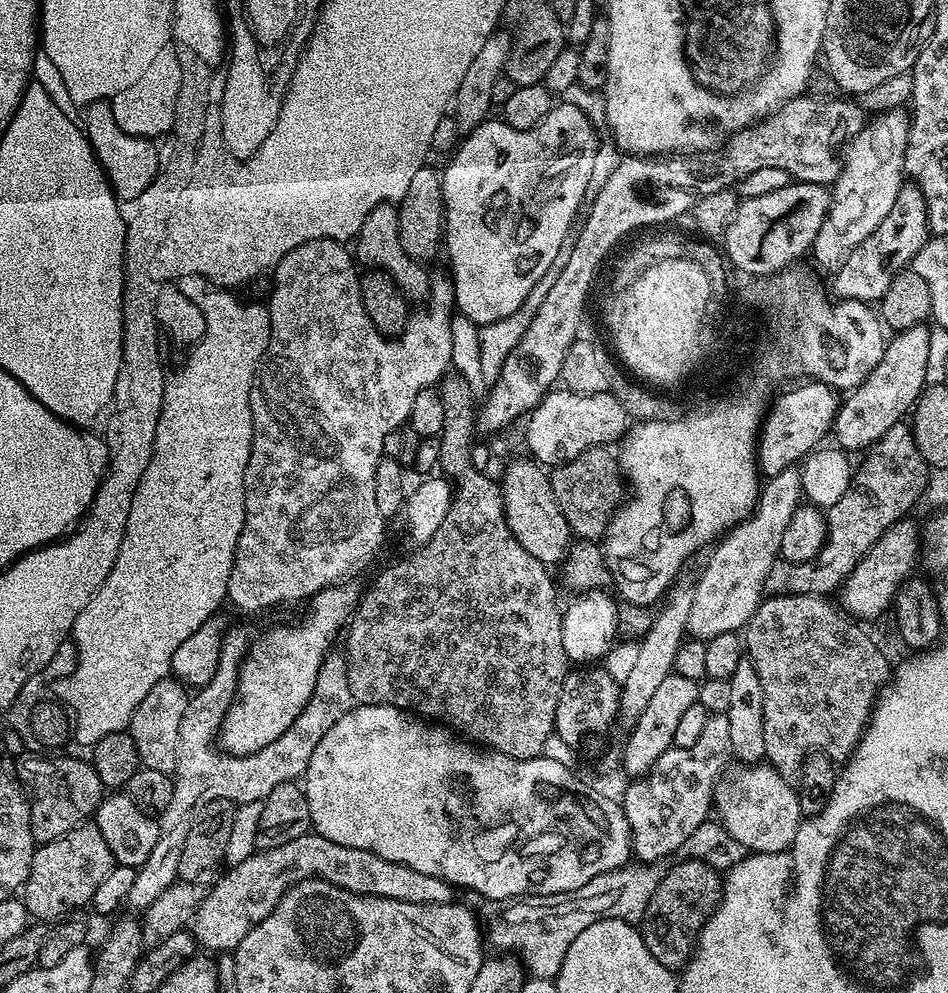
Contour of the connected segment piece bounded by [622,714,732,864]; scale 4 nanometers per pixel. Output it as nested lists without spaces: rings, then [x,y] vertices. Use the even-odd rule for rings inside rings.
[[[712,714],[709,715],[706,727],[698,737],[698,742],[694,742],[694,746],[668,748],[666,754],[662,754],[662,758],[658,758],[658,762],[647,774],[633,779],[629,783],[632,785],[624,792],[622,807],[632,838],[632,851],[637,861],[655,864],[663,861],[665,859],[663,856],[668,856],[671,852],[677,853],[682,842],[686,842],[686,838],[690,838],[690,834],[694,834],[694,830],[698,830],[698,826],[702,826],[702,822],[709,819],[714,808],[716,783],[729,767],[731,756],[728,717],[724,714]]]

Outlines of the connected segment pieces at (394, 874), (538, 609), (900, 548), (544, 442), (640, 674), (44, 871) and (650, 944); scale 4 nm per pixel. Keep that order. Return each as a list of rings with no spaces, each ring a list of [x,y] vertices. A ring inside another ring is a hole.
[[[315,834],[299,836],[294,842],[286,842],[282,846],[274,846],[257,850],[252,853],[246,862],[238,862],[227,869],[229,872],[217,882],[211,889],[207,889],[206,895],[196,907],[196,914],[192,917],[190,931],[196,938],[197,945],[201,949],[212,954],[228,954],[236,949],[238,942],[262,922],[276,909],[289,888],[294,887],[299,880],[325,880],[339,888],[345,888],[351,892],[357,892],[363,896],[381,896],[382,898],[398,898],[402,902],[414,902],[415,904],[450,904],[453,903],[453,885],[447,884],[442,878],[430,874],[418,874],[418,870],[410,870],[410,866],[402,866],[398,862],[386,862],[386,858],[378,858],[370,850],[354,850],[354,846],[338,846],[338,842],[330,842],[330,838],[322,838]]]
[[[457,374],[445,375],[444,379],[440,381],[438,385],[438,391],[442,398],[442,411],[443,421],[442,430],[438,437],[440,442],[440,462],[438,465],[439,471],[444,471],[450,479],[456,483],[456,488],[452,492],[452,505],[450,510],[446,510],[446,518],[442,518],[442,526],[438,526],[438,530],[434,530],[434,538],[430,538],[430,542],[419,545],[415,549],[416,553],[413,554],[409,560],[400,560],[397,564],[392,564],[372,585],[369,586],[368,592],[366,591],[361,595],[356,611],[352,613],[350,617],[350,623],[346,628],[346,636],[348,632],[348,652],[346,651],[346,659],[348,662],[348,681],[350,682],[350,694],[352,695],[353,701],[356,704],[385,704],[386,706],[394,706],[395,708],[402,708],[409,714],[415,714],[429,722],[435,722],[441,726],[447,726],[452,729],[453,732],[459,734],[461,737],[467,738],[469,741],[475,742],[477,745],[483,746],[485,749],[501,752],[506,754],[510,758],[518,758],[519,760],[529,760],[535,756],[541,755],[546,746],[546,738],[550,738],[554,735],[556,730],[556,715],[558,714],[558,694],[562,694],[562,682],[568,677],[570,671],[570,659],[566,650],[563,648],[563,618],[564,613],[562,611],[562,604],[556,601],[556,584],[552,581],[549,565],[538,562],[538,558],[534,558],[534,554],[530,554],[523,548],[522,542],[518,542],[518,538],[514,538],[514,534],[510,530],[510,526],[506,522],[506,514],[504,513],[504,499],[500,493],[499,483],[494,479],[491,480],[487,476],[488,472],[481,470],[471,464],[471,450],[472,445],[477,443],[478,436],[478,397],[471,392],[470,384],[466,382],[466,378]]]
[[[905,518],[894,522],[874,546],[870,546],[868,553],[860,559],[858,566],[847,578],[845,578],[842,587],[839,589],[839,603],[843,611],[857,621],[876,620],[884,611],[893,607],[898,590],[904,584],[904,581],[913,575],[912,572],[918,568],[918,557],[922,552],[922,532],[912,521],[912,518]]]
[[[553,390],[541,398],[539,406],[532,409],[527,420],[524,440],[532,451],[529,452],[531,459],[541,466],[565,464],[591,448],[615,445],[630,427],[630,417],[622,402],[608,392],[582,394]]]
[[[677,583],[667,593],[666,599],[663,601],[664,609],[653,615],[650,630],[645,636],[639,637],[635,667],[627,679],[620,684],[620,712],[623,719],[625,716],[628,722],[634,722],[642,714],[642,710],[646,710],[646,705],[655,694],[658,685],[662,683],[662,678],[673,675],[674,658],[678,654],[680,645],[686,639],[690,602],[692,601],[691,587],[687,583],[679,584]]]
[[[94,822],[82,823],[62,834],[62,838],[39,845],[33,851],[28,881],[22,889],[29,917],[40,922],[56,922],[80,910],[83,904],[84,907],[91,905],[94,890],[98,890],[102,878],[116,865],[106,838],[102,838],[102,830]]]
[[[687,858],[679,862],[681,864],[665,871],[662,882],[658,882],[650,898],[650,906],[646,906],[646,914],[638,925],[650,954],[654,954],[662,966],[673,970],[683,969],[688,963],[700,931],[706,926],[712,911],[720,905],[722,891],[721,873],[706,862]]]

